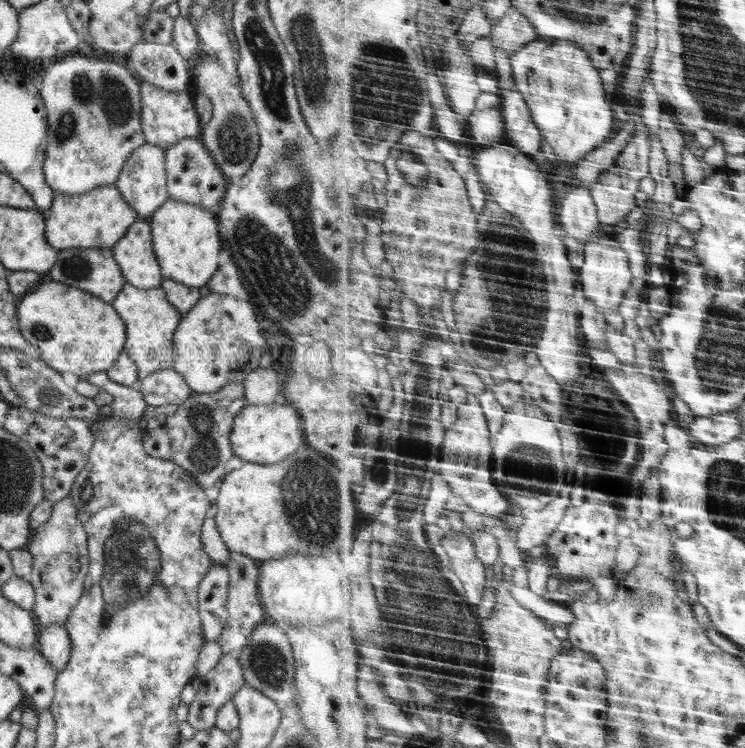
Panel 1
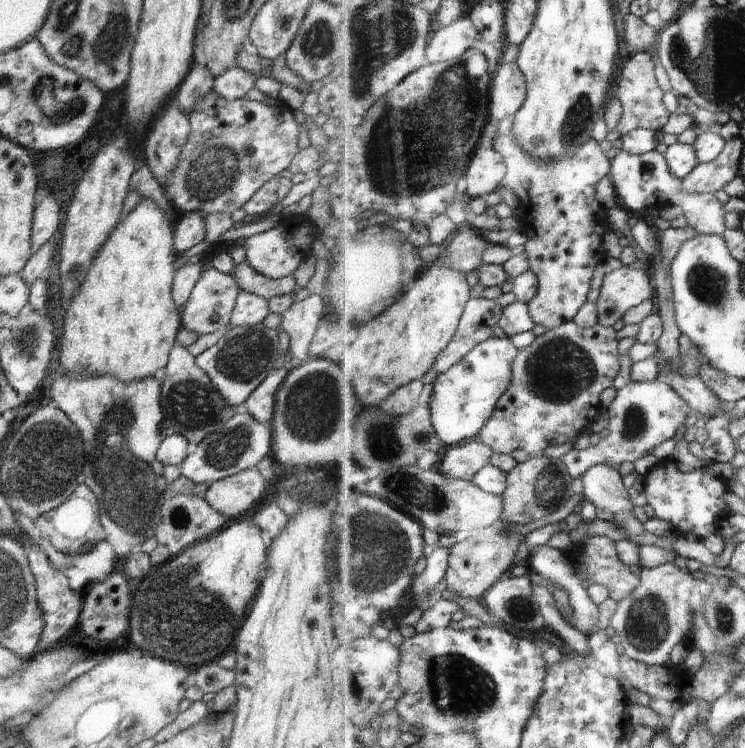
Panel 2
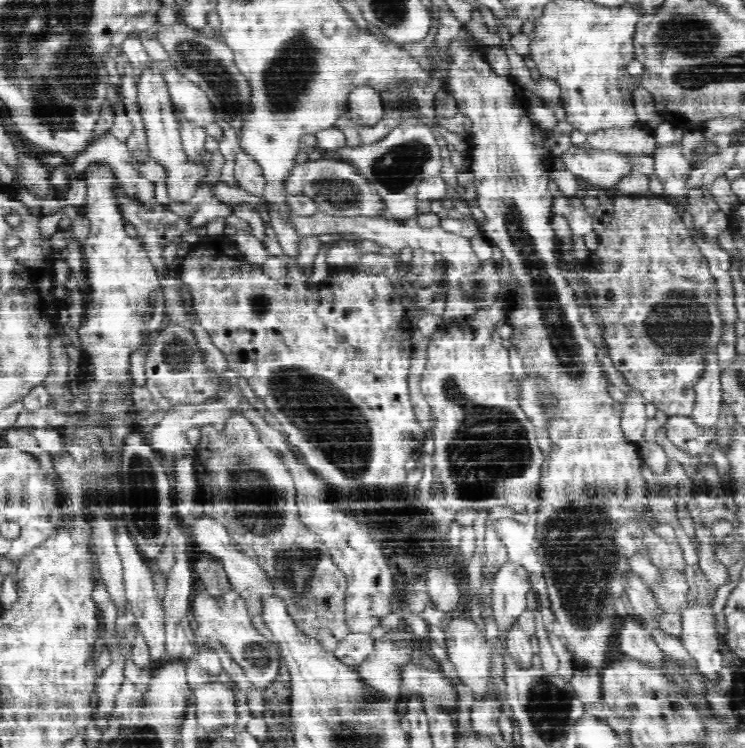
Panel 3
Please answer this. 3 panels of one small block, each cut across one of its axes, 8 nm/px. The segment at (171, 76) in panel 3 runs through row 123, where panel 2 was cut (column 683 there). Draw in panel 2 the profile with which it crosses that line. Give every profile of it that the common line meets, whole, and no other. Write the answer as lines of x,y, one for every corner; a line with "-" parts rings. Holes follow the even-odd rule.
623,149
612,160
613,169
610,179
614,184
617,196
633,212
645,212
649,209
662,209
666,206
684,206
689,226
698,234
724,236
726,232
726,208
714,193
684,194
683,180
672,172
672,168
660,150
644,154
632,154

